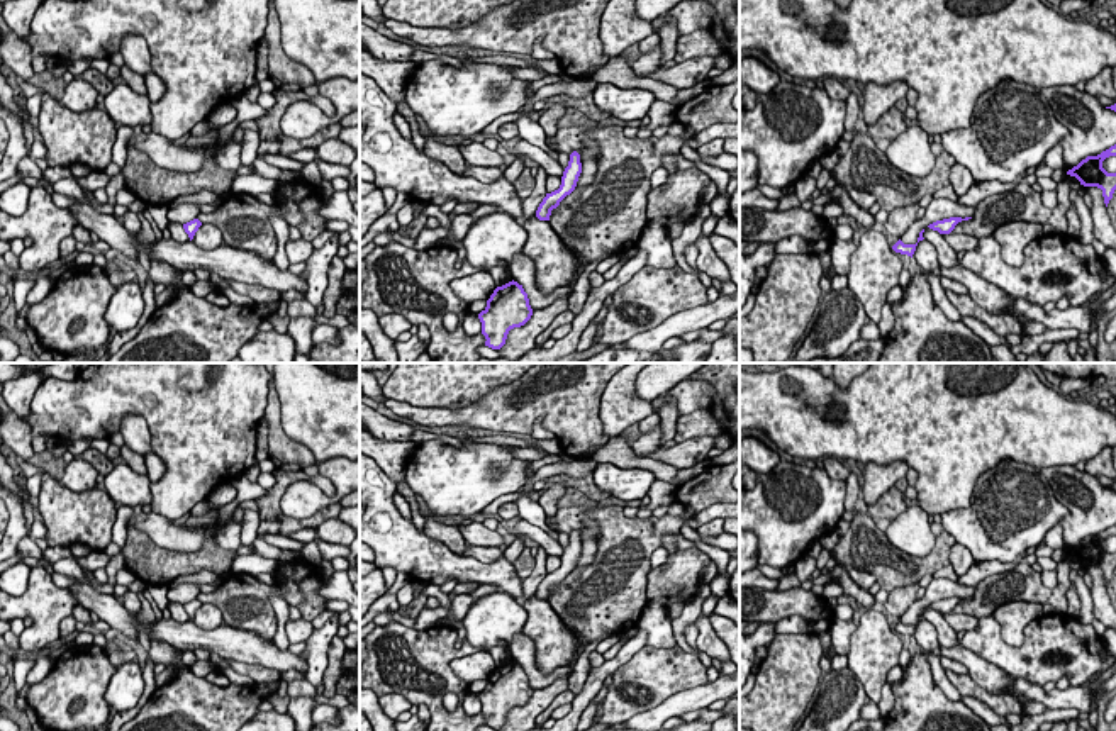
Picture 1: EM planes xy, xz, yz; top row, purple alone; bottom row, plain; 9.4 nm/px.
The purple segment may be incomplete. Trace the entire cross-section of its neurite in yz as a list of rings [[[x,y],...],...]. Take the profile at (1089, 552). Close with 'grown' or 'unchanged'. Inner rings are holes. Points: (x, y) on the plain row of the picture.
[[[1116,524],[1097,536],[1087,536],[1077,546],[1067,551],[1067,555],[1075,556],[1080,565],[1101,568],[1106,587],[1116,570],[1116,553],[1108,553],[1102,548],[1102,541],[1109,536],[1116,536]]] | unchanged

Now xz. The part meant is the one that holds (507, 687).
[[[517,661],[497,667],[487,687],[478,694],[485,726],[500,729],[514,707],[524,706],[533,695],[527,673]]] | unchanged

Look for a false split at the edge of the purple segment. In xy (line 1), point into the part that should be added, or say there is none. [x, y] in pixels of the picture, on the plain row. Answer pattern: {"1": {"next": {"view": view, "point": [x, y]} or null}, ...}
{"1": {"next": null}}

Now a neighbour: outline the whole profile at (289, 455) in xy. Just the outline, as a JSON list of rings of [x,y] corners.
[[[265,363],[265,366],[271,373],[268,404],[263,416],[268,424],[268,458],[273,461],[276,470],[300,472],[317,461],[309,448],[292,441],[285,434],[282,426],[282,402],[273,377],[275,363]]]

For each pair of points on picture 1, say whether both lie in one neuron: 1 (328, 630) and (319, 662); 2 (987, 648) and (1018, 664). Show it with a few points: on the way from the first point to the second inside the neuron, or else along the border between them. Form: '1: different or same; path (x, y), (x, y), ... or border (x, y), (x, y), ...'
1: same; path (321, 638), (319, 653)
2: same; path (994, 650), (1011, 658)

